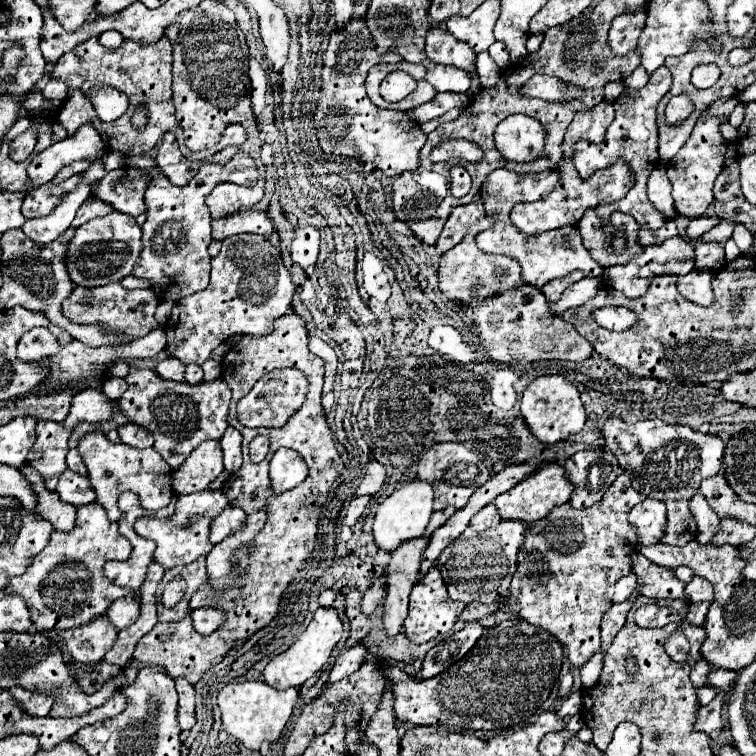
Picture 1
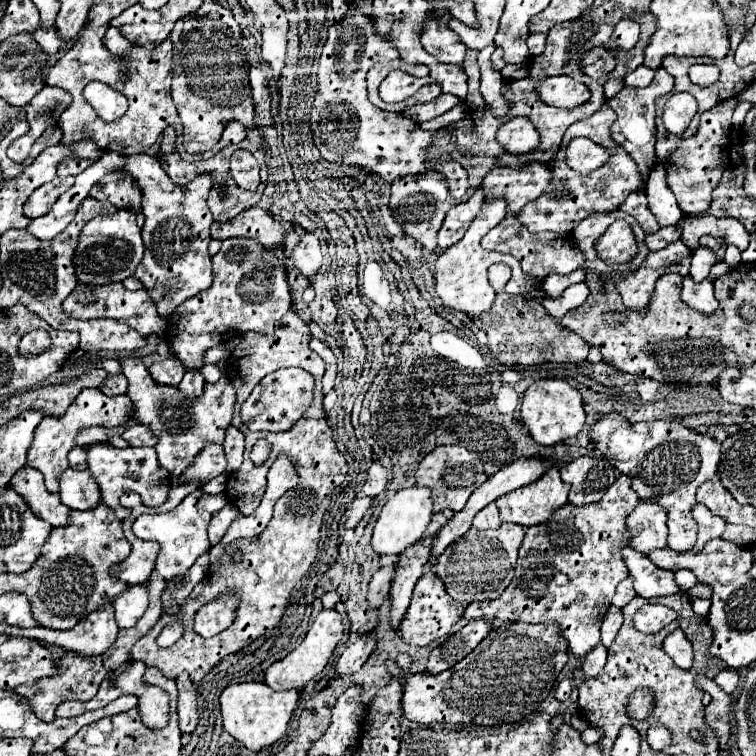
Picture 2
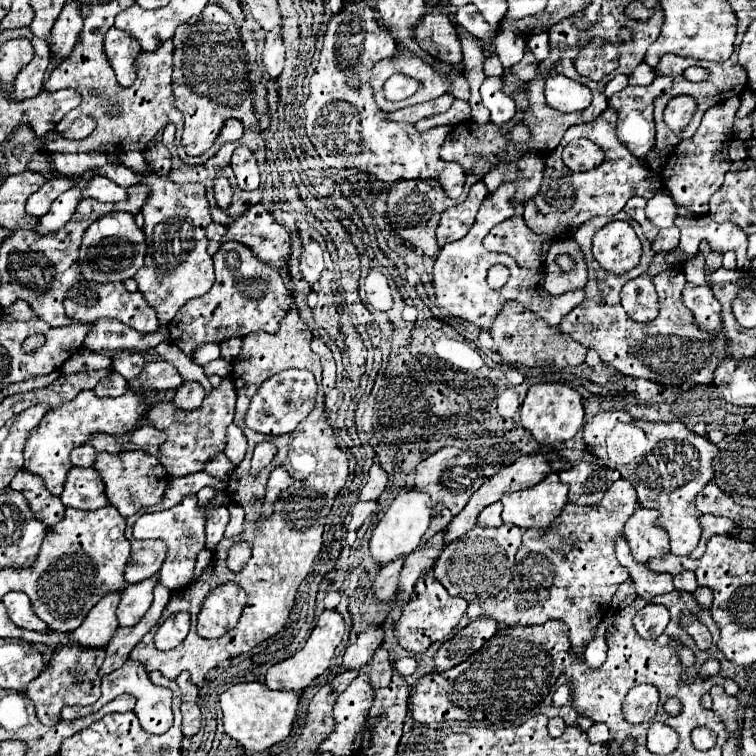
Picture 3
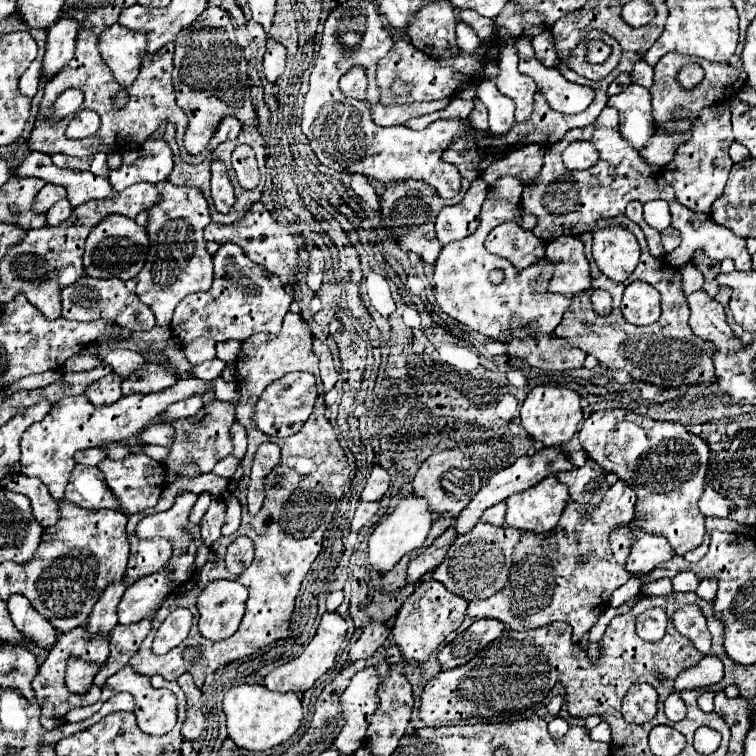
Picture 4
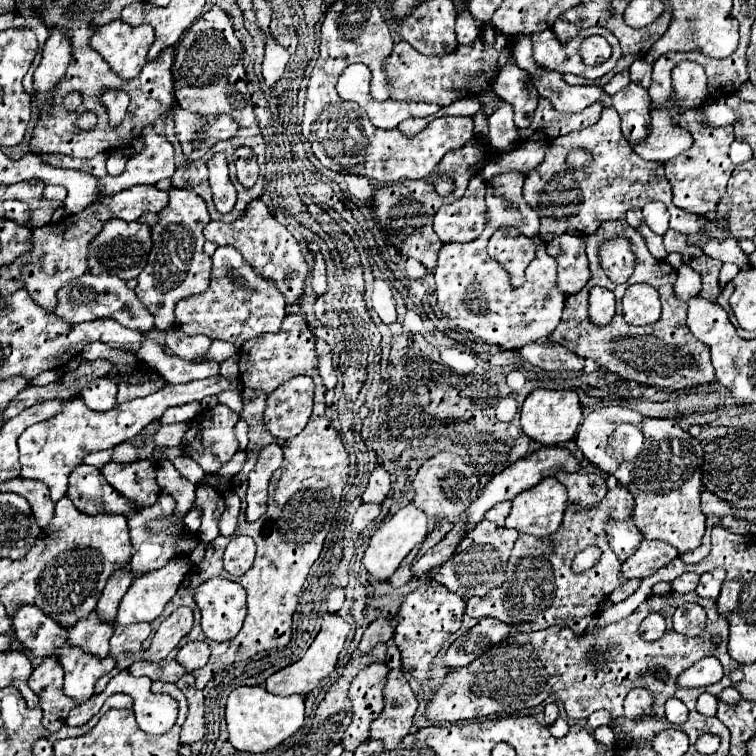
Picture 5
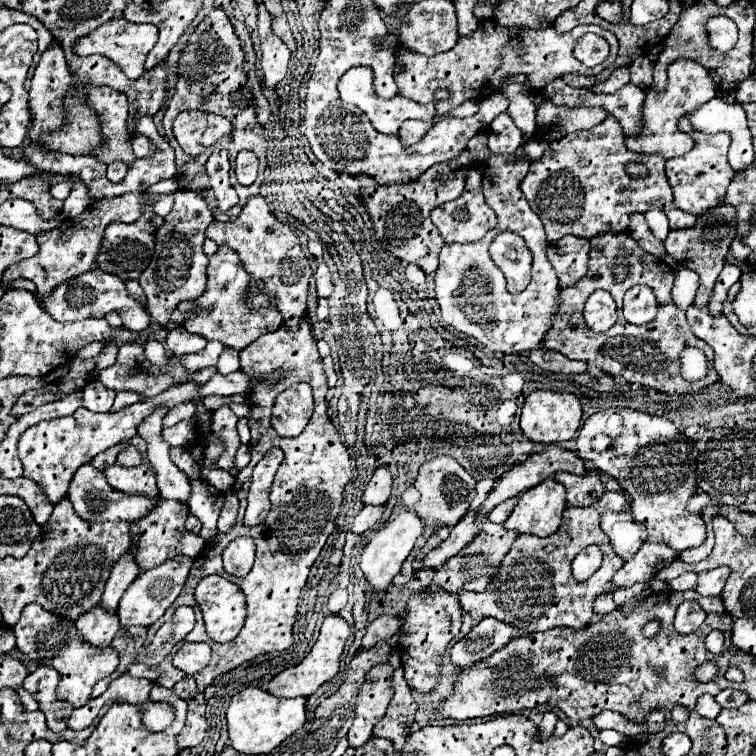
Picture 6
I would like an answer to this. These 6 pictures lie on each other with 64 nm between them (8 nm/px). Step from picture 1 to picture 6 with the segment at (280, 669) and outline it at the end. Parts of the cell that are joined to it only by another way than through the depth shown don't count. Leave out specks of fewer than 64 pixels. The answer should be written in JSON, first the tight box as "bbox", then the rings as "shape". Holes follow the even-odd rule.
{"bbox":[268,616,350,698],"shape":[[[326,616],[322,622],[322,630],[320,636],[312,648],[312,652],[294,668],[286,668],[284,672],[280,672],[278,676],[272,678],[272,682],[268,684],[268,692],[276,698],[298,698],[304,696],[308,698],[310,694],[314,694],[324,682],[332,680],[338,670],[340,670],[340,656],[344,650],[344,644],[350,636],[350,626],[346,624],[344,618],[340,616]]]}

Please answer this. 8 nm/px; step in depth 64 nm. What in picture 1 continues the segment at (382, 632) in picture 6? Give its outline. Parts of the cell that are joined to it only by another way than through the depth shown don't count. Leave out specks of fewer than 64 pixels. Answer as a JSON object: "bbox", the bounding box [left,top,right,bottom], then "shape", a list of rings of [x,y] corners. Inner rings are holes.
{"bbox":[328,642,368,684],"shape":[[[362,642],[360,644],[354,644],[348,650],[344,650],[336,658],[336,664],[334,664],[334,668],[332,668],[330,676],[328,676],[328,684],[330,682],[336,682],[336,680],[342,680],[342,678],[350,676],[352,672],[356,672],[362,666],[362,662],[366,660],[366,652],[368,652],[368,648]]]}

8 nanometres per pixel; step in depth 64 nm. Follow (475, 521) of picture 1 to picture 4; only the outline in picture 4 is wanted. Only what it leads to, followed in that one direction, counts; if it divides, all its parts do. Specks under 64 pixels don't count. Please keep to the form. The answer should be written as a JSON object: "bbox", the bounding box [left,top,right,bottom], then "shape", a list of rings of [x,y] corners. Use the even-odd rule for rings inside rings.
{"bbox":[480,502,506,526],"shape":[[[500,502],[500,504],[492,506],[492,508],[488,508],[480,520],[500,526],[500,524],[504,524],[504,514],[506,514],[506,502]]]}

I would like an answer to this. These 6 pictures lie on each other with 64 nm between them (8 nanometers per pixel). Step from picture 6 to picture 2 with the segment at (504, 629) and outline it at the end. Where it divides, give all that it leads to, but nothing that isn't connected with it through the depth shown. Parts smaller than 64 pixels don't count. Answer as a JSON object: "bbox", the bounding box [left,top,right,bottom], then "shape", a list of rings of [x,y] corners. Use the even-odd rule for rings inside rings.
{"bbox":[428,620,492,674],"shape":[[[472,620],[460,632],[452,634],[444,644],[436,646],[428,658],[428,672],[438,674],[448,670],[452,664],[466,658],[492,630],[486,620]]]}

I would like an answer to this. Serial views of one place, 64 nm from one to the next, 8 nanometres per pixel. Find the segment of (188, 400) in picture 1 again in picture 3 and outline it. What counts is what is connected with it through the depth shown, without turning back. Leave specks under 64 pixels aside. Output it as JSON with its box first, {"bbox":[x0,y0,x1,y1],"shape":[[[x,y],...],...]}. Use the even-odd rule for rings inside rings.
{"bbox":[112,350,236,476],"shape":[[[122,350],[112,356],[112,364],[114,364],[114,370],[124,378],[136,378],[136,374],[140,374],[142,370],[142,354]],[[224,378],[220,388],[214,388],[210,396],[204,398],[200,410],[192,414],[184,414],[180,410],[172,410],[172,402],[164,402],[164,406],[156,406],[152,414],[148,414],[148,422],[168,434],[168,442],[164,442],[160,450],[160,462],[170,476],[186,476],[200,472],[206,462],[210,462],[218,452],[224,452],[226,446],[226,428],[234,420],[236,392],[232,380]]]}

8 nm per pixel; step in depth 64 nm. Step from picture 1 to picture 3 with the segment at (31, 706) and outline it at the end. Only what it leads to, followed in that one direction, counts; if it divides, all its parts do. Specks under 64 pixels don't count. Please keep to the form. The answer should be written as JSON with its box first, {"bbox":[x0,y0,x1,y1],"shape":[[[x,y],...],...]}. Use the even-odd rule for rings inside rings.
{"bbox":[26,644,106,726],"shape":[[[68,644],[68,646],[58,646],[48,662],[48,666],[44,668],[44,672],[34,678],[28,686],[26,696],[30,696],[36,704],[36,714],[38,720],[46,726],[54,726],[60,722],[60,712],[64,706],[88,706],[94,704],[100,698],[100,678],[96,676],[102,662],[106,658],[106,650],[104,648],[86,648],[86,646],[78,646],[78,644]],[[80,672],[82,674],[82,682],[76,684],[72,682],[74,674]]]}

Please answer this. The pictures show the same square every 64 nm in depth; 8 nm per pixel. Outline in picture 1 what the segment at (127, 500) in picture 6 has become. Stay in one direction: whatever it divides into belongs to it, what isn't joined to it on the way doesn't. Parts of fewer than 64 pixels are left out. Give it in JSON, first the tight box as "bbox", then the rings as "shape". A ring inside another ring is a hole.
{"bbox":[58,470,96,508],"shape":[[[64,470],[64,474],[58,480],[58,494],[60,500],[66,504],[72,504],[76,508],[86,506],[96,500],[96,492],[92,490],[90,478],[76,474],[72,470]]]}

